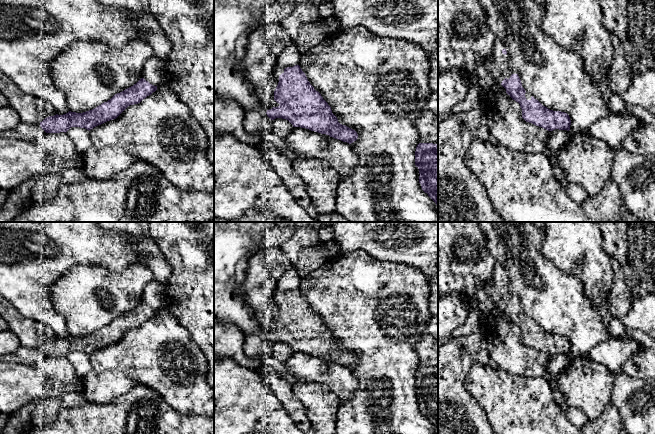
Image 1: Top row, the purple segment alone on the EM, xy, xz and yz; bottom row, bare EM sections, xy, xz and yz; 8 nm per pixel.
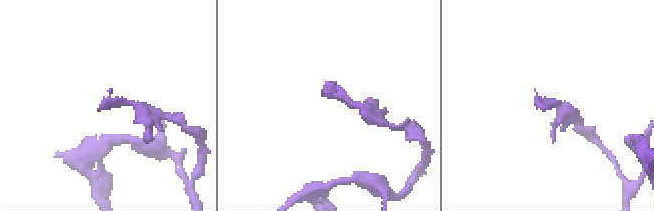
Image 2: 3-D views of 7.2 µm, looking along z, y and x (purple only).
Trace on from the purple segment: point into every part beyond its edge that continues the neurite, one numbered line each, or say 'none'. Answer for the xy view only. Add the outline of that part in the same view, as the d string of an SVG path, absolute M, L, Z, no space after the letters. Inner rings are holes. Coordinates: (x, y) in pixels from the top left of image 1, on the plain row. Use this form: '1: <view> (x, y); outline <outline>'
none

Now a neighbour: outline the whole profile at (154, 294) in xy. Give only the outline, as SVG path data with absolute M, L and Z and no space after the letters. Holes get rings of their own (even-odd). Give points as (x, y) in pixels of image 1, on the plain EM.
M154 279L144 288L141 302L144 302L154 310L158 310L164 306L166 295L166 286Z

